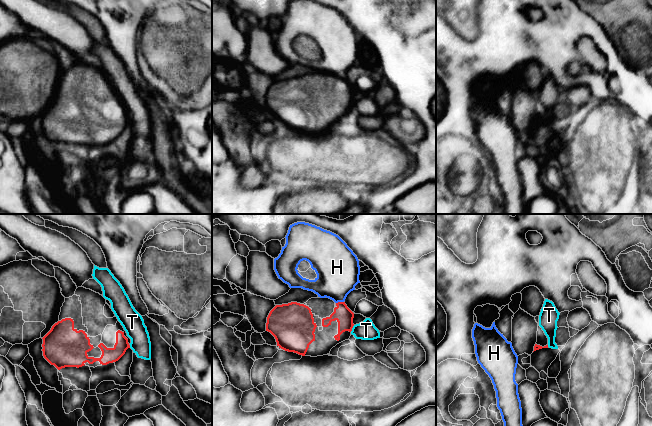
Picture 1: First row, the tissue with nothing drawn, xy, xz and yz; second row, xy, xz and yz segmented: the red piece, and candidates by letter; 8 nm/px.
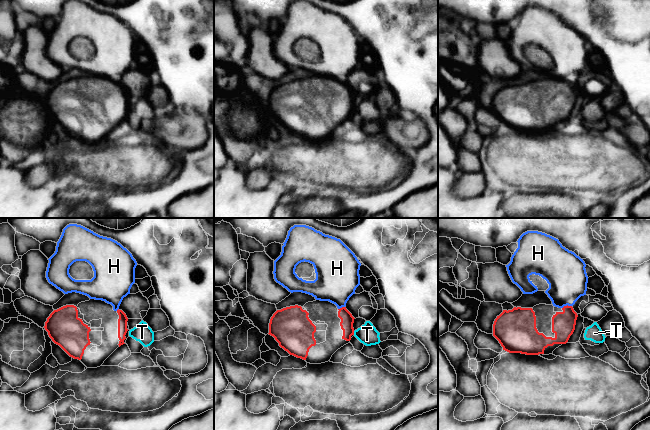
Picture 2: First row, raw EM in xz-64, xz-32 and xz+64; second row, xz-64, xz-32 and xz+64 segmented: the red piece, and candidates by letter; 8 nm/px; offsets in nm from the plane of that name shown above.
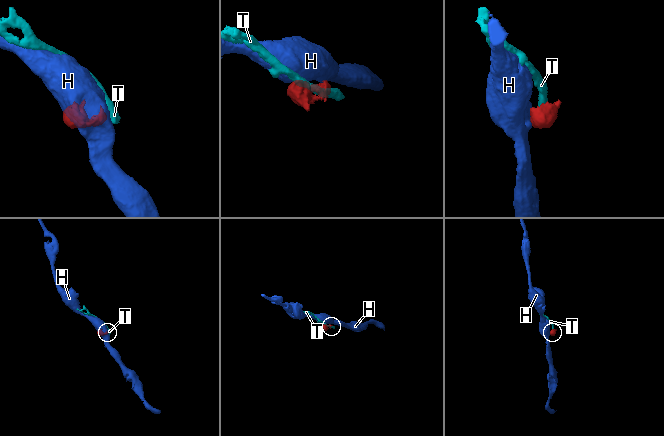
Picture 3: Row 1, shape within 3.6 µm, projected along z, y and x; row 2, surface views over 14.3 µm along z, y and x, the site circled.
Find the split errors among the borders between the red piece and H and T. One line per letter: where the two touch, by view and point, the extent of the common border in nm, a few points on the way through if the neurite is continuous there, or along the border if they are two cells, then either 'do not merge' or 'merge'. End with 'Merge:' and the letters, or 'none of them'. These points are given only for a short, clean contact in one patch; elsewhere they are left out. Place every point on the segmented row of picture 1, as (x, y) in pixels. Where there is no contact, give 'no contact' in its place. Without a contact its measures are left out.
H: contact xz (339, 302); length 70 nm; border xz (343, 301), (336, 303); do not merge
T: contact xz (352, 327); length 70 nm; border xz (354, 325), (350, 331); do not merge
Merge: none of them

